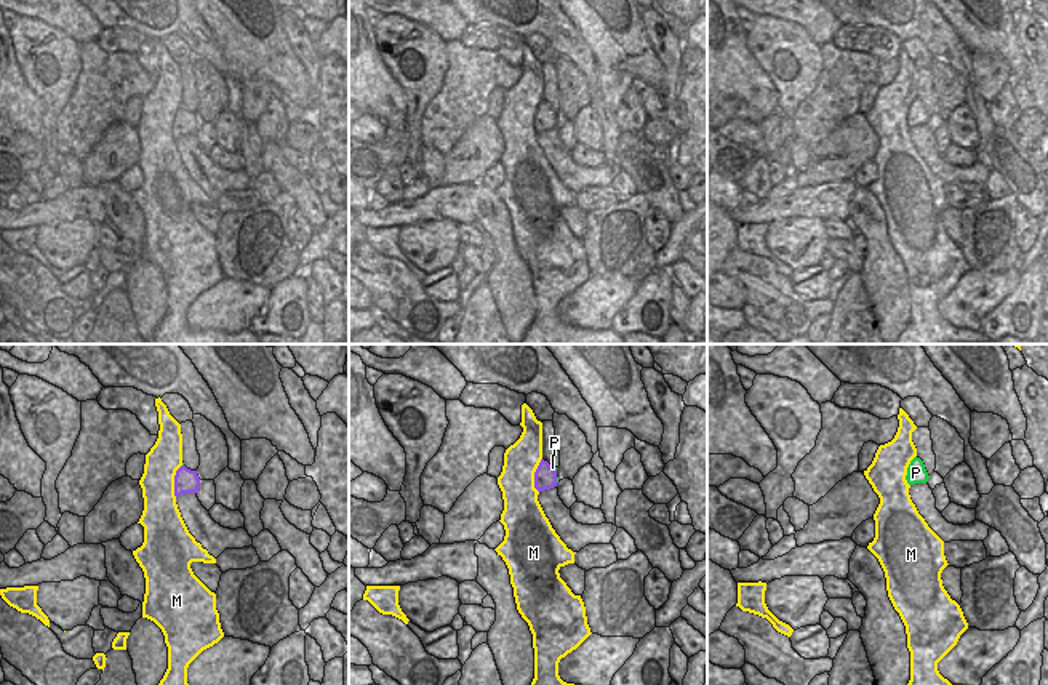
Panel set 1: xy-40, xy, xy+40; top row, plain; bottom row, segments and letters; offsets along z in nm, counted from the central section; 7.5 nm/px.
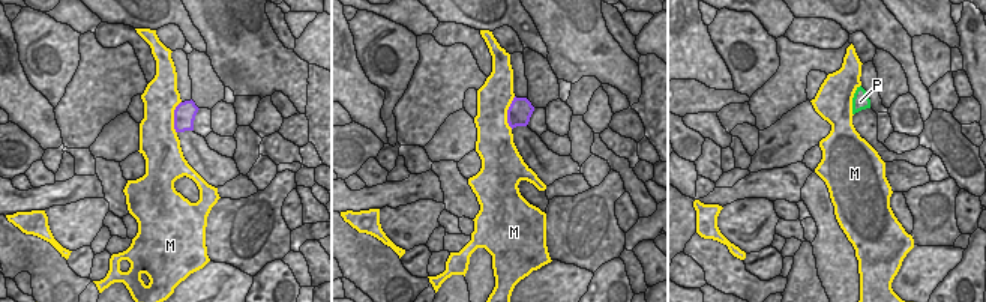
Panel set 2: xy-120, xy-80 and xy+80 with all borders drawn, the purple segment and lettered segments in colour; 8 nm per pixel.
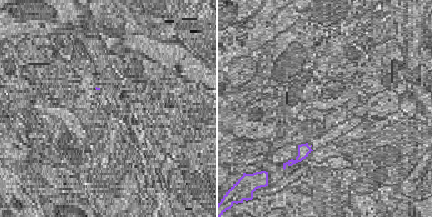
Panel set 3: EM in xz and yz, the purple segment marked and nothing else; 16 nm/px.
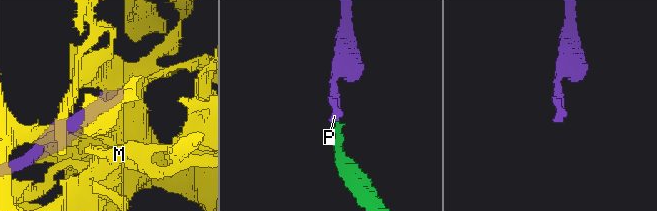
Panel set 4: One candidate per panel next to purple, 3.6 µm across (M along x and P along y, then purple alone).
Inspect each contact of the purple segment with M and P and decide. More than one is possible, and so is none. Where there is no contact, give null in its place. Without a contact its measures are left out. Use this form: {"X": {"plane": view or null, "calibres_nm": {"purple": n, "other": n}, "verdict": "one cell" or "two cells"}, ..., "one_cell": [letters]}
{"M": {"plane": "xy", "calibres_nm": {"purple": 170, "other": 260}, "verdict": "two cells"}, "P": {"plane": "xy", "calibres_nm": {"purple": 170, "other": 20}, "verdict": "one cell"}, "one_cell": ["P"]}

